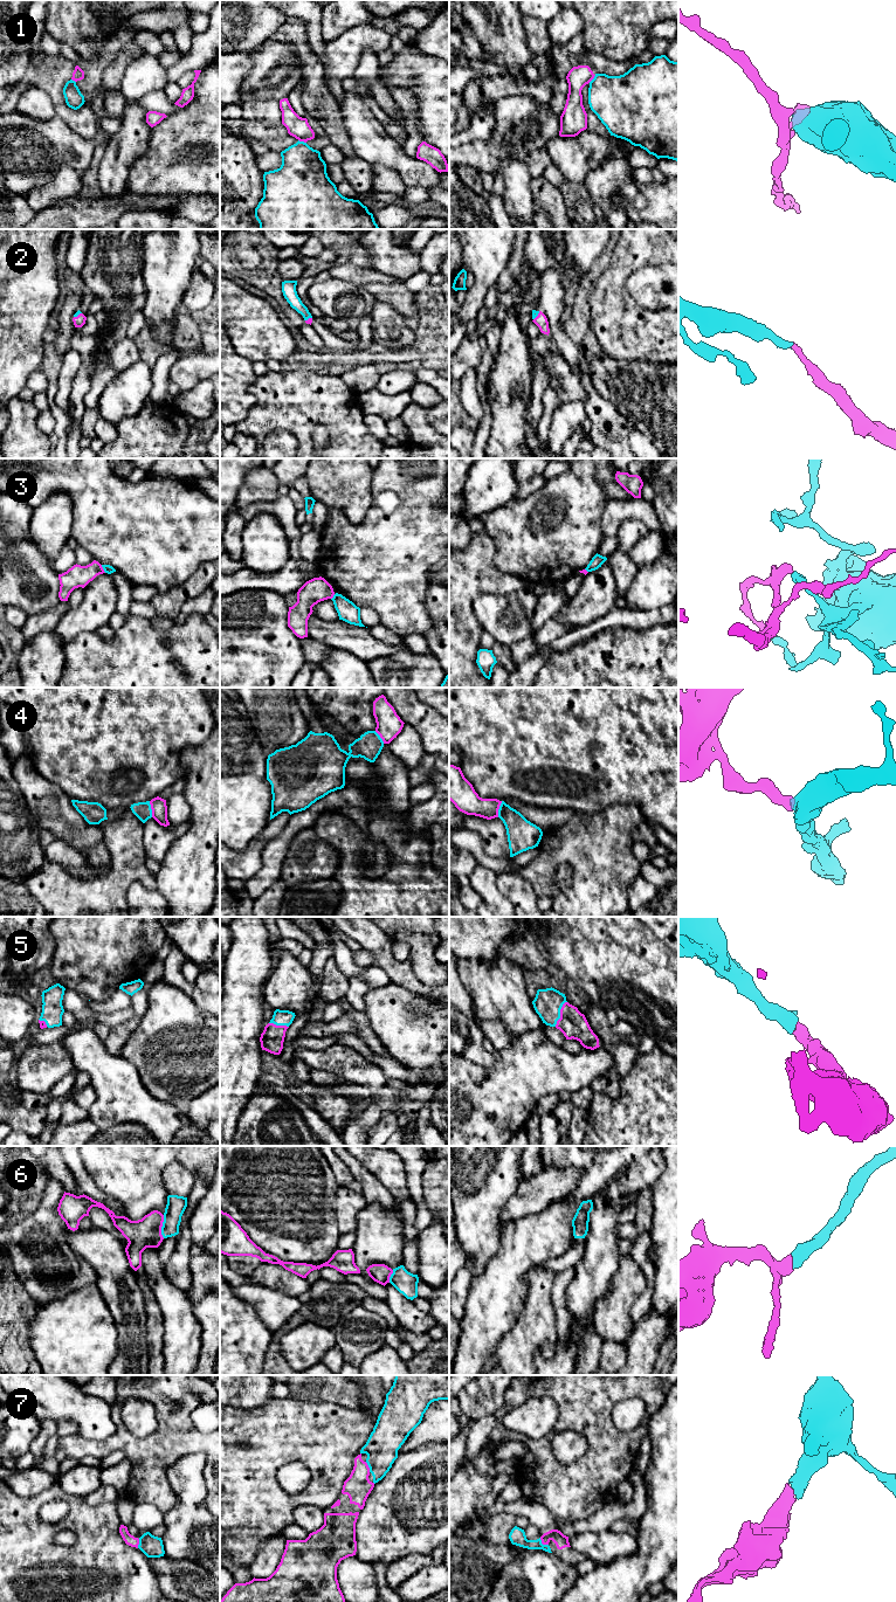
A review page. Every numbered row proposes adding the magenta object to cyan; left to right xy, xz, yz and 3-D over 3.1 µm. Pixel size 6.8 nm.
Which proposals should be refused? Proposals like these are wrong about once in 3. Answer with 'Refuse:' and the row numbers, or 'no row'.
Refuse: 1, 3, 4

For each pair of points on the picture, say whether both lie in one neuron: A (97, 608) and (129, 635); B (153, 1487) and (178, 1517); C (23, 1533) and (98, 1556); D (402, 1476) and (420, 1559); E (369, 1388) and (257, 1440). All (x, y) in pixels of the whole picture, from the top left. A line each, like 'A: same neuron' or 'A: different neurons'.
A: different neurons
B: different neurons
C: same neuron
D: different neurons
E: different neurons

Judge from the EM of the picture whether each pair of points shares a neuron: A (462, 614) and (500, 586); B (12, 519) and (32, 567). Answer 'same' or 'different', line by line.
A: same
B: same

